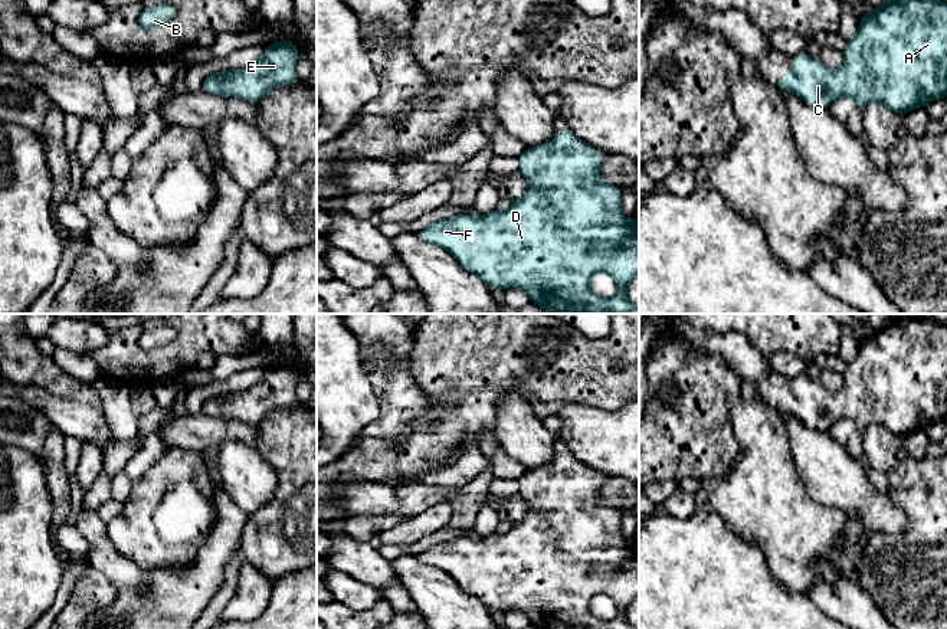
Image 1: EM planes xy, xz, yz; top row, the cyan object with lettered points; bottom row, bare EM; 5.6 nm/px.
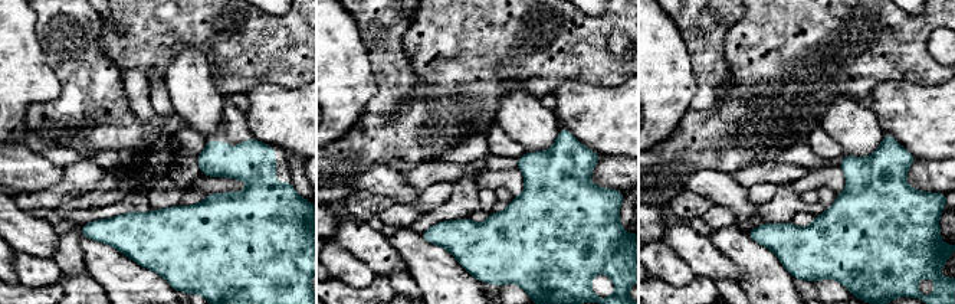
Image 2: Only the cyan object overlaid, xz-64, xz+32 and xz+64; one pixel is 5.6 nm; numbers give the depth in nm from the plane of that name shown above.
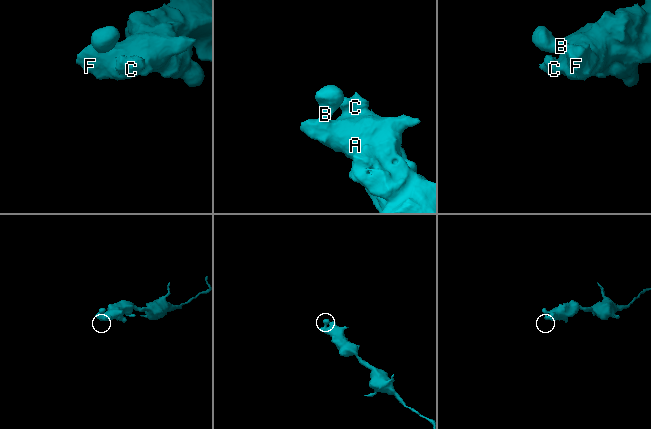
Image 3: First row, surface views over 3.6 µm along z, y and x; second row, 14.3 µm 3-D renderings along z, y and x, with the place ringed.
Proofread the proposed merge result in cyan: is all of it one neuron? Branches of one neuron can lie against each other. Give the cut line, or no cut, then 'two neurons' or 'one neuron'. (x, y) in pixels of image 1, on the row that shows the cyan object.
no cut | one neuron

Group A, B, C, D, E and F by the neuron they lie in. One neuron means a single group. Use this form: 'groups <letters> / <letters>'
groups A B C D E F

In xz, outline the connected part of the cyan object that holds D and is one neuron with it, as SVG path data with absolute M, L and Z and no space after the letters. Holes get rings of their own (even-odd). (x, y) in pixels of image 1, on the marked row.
M564 127L548 144L527 148L520 157L518 171L530 189L507 210L491 210L482 217L468 213L438 220L416 235L429 245L448 250L466 271L499 291L515 286L522 289L541 309L557 314L639 314L627 294L627 285L639 275L639 219L627 220L622 212L620 189L600 181L603 153ZM609 273L617 292L610 298L596 295L590 288L593 275Z

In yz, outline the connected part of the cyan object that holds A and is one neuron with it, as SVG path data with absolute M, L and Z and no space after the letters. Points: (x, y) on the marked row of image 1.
M885 0L861 17L856 35L848 40L843 63L829 69L805 50L776 86L816 108L829 108L839 96L852 98L864 109L878 102L902 115L947 95L947 3L940 0Z

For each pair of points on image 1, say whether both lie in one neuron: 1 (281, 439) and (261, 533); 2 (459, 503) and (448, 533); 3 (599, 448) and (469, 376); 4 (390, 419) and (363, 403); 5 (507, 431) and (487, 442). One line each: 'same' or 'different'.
1: same
2: same
3: different
4: different
5: different

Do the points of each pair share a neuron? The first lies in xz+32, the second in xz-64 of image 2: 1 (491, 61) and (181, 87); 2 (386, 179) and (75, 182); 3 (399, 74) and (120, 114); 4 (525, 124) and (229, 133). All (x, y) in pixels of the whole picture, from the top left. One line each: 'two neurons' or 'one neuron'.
1: two neurons
2: two neurons
3: one neuron
4: two neurons

